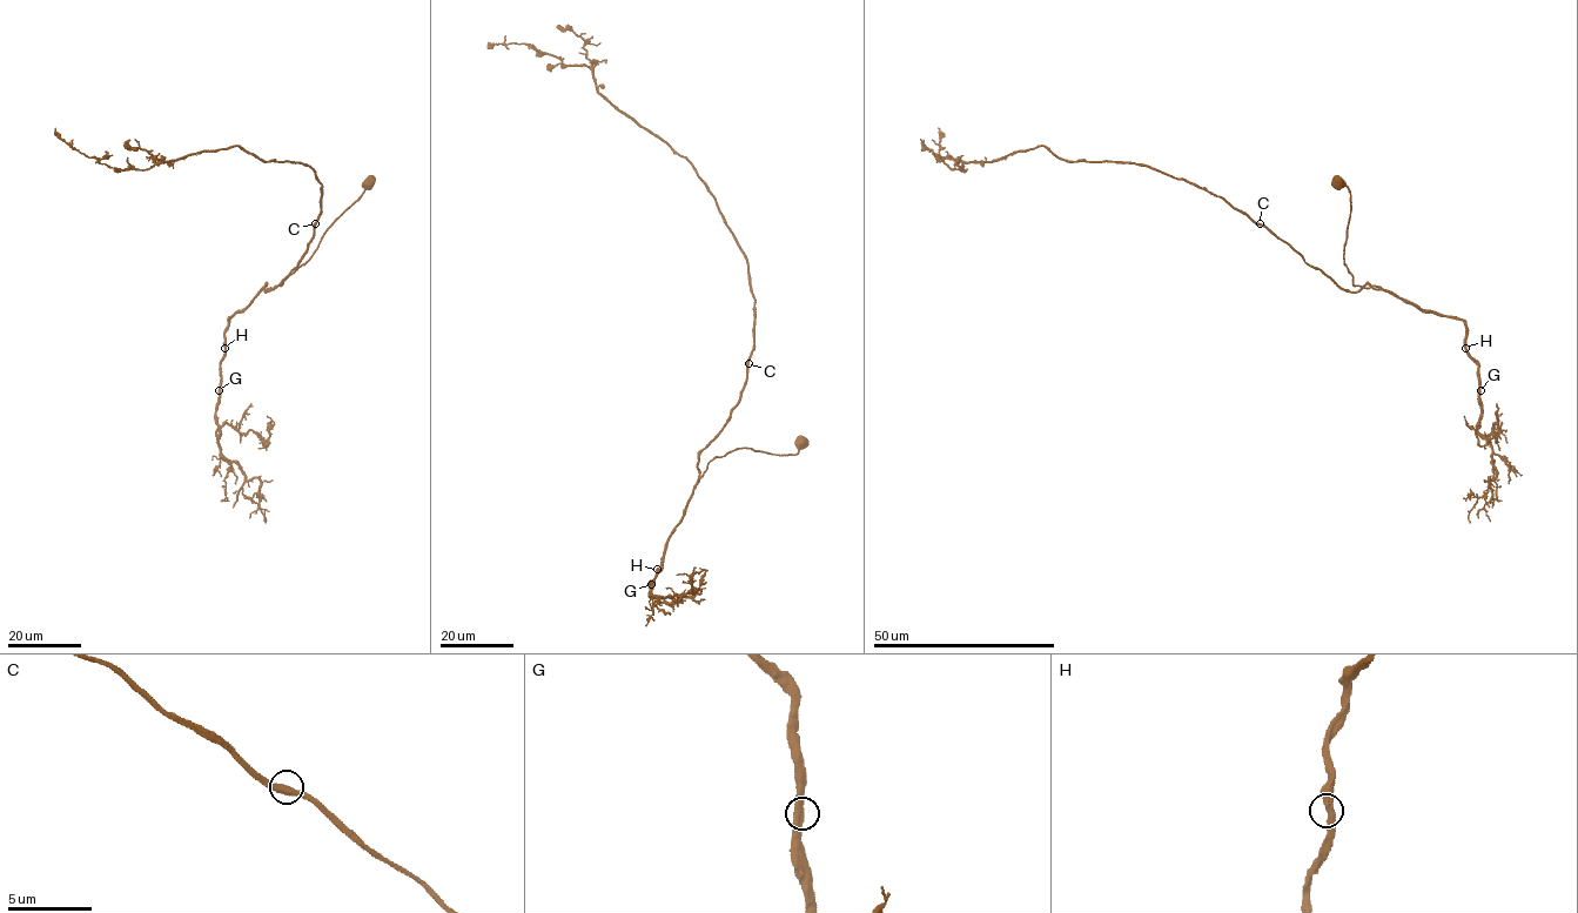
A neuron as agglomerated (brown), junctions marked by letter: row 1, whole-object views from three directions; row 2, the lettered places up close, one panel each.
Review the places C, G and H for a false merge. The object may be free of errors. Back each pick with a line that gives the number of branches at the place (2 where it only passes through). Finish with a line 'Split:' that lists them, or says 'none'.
Split: none

